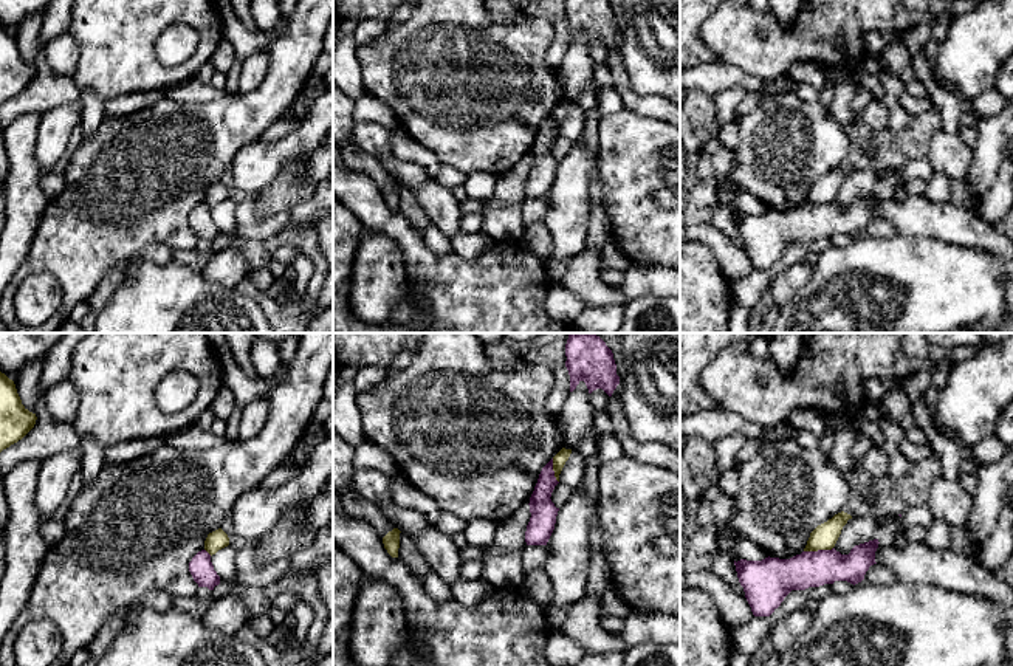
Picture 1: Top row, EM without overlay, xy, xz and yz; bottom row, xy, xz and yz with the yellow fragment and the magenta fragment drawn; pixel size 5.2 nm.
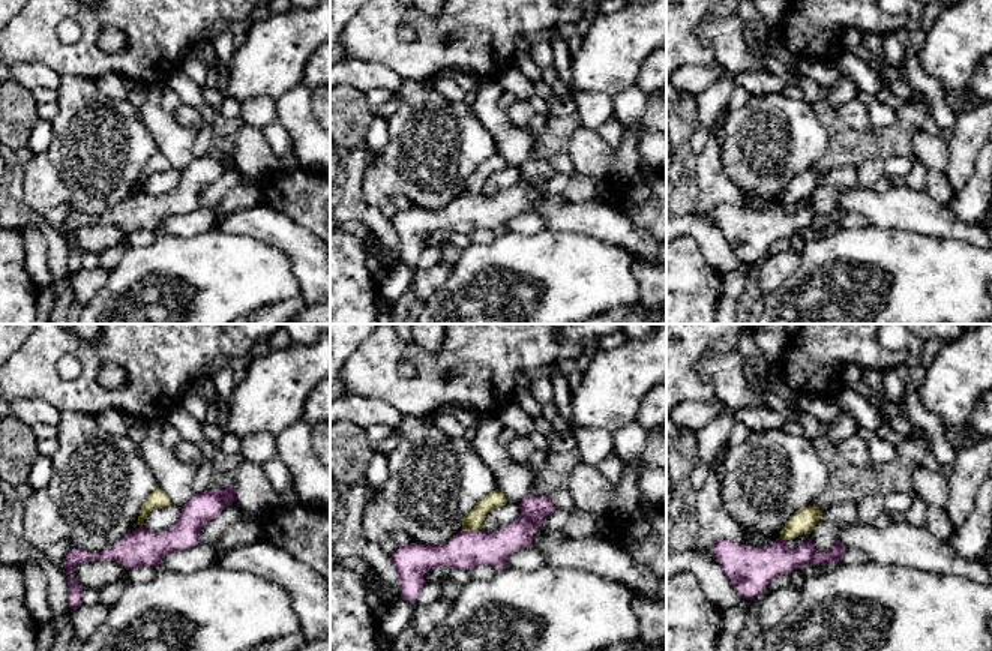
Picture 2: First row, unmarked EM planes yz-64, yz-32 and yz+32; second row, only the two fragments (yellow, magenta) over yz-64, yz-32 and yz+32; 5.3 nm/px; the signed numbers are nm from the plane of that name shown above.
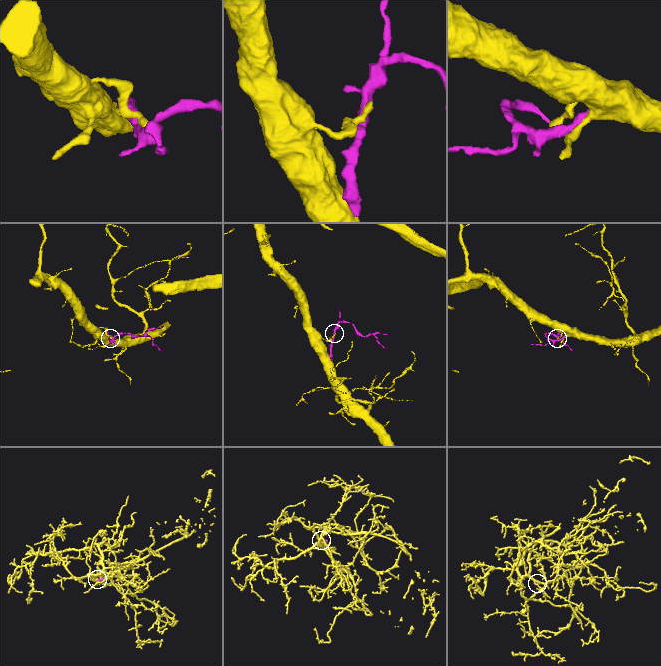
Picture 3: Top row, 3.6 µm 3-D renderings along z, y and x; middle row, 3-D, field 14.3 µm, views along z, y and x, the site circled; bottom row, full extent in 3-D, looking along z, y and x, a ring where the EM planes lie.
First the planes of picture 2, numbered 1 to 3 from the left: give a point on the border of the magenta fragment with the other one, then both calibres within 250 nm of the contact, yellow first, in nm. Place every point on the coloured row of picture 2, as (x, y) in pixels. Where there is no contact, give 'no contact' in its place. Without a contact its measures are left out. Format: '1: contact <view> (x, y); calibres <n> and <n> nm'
1: no contact
2: contact yz-32 (471, 530); calibres 110 and 200 nm
3: contact yz+32 (782, 539); calibres 130 and 240 nm

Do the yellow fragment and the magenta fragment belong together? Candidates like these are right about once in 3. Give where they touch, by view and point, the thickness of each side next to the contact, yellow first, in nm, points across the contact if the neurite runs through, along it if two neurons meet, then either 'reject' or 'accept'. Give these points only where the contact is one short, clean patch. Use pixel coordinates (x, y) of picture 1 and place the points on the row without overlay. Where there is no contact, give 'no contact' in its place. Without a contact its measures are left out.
meets yellow in yz at (818, 202); 140 nm thick on the yellow side, 190 nm on the other; reject

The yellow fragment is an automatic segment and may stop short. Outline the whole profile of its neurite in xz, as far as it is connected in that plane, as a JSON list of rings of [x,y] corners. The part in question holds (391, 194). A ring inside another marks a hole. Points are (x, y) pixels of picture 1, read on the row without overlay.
[[[393,181],[383,191],[384,201],[392,211],[398,211],[398,201],[400,201],[400,183]]]

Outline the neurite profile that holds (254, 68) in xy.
[[[266,48],[249,56],[242,64],[240,93],[249,93],[260,87],[260,84],[266,76],[268,62],[270,62],[270,51]]]

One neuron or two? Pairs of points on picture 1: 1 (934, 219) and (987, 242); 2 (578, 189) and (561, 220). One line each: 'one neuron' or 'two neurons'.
1: one neuron
2: one neuron

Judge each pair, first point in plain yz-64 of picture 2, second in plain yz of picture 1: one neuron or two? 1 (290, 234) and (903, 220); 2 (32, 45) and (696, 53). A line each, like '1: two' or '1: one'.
1: one
2: two

